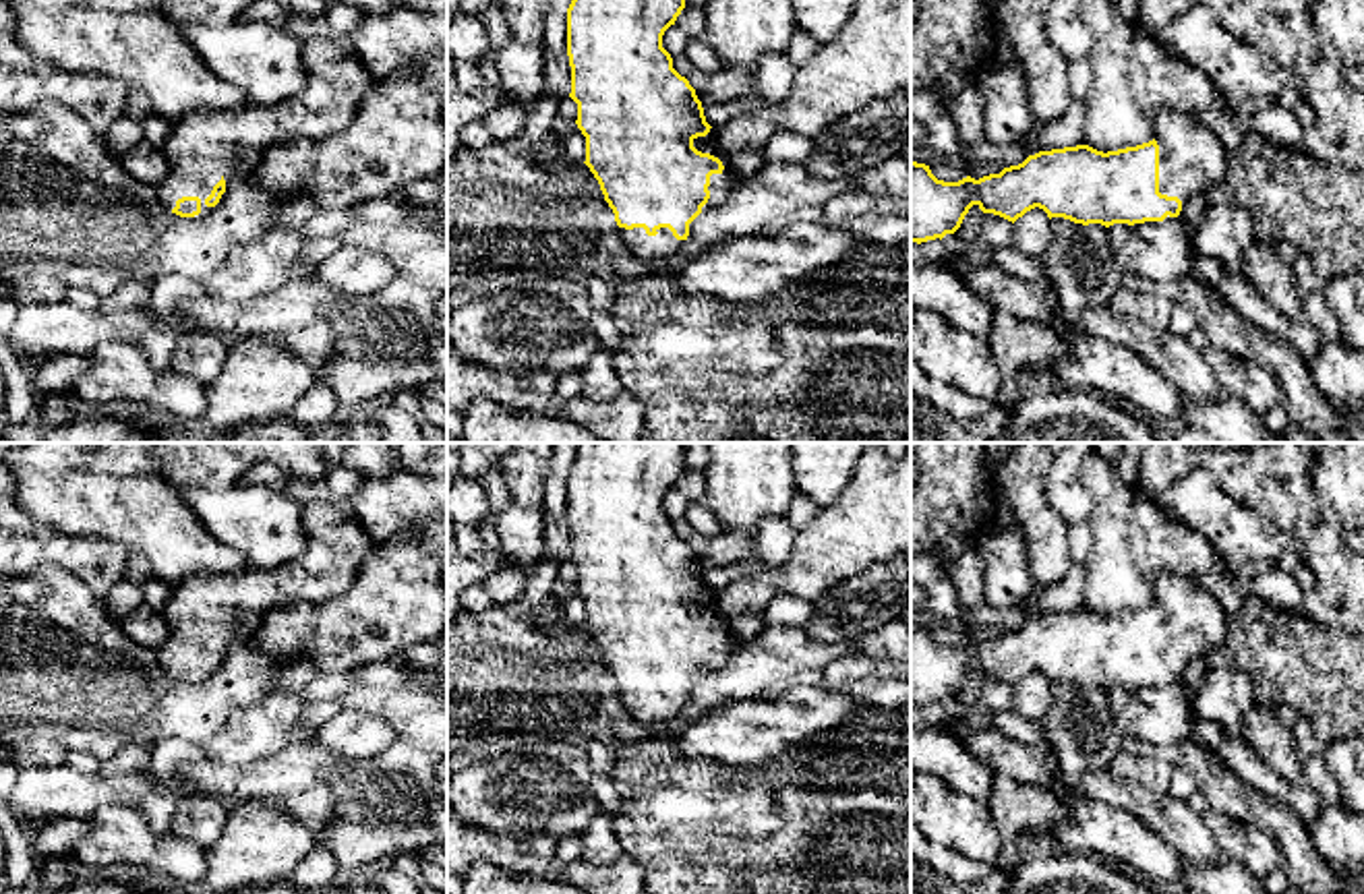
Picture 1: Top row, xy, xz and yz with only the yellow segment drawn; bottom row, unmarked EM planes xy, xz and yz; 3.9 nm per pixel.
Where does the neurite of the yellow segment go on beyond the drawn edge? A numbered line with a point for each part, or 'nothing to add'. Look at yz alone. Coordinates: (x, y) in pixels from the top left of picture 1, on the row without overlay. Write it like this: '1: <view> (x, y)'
1: yz (1191, 621)

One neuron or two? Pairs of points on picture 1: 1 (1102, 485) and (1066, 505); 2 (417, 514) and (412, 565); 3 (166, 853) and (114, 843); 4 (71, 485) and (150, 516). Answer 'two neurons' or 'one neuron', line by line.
1: two neurons
2: two neurons
3: one neuron
4: one neuron

